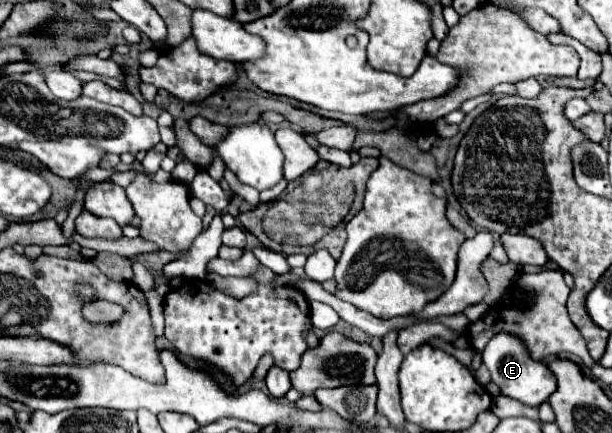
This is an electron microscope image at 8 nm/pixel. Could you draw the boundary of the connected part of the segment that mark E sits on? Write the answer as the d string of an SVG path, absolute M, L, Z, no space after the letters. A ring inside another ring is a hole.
M496 334L496 338L492 338L486 350L482 352L482 360L492 374L492 382L500 388L500 394L506 398L518 400L526 406L540 406L556 390L556 378L552 376L548 366L544 362L534 362L528 356L526 346L522 346L522 342L512 334Z

